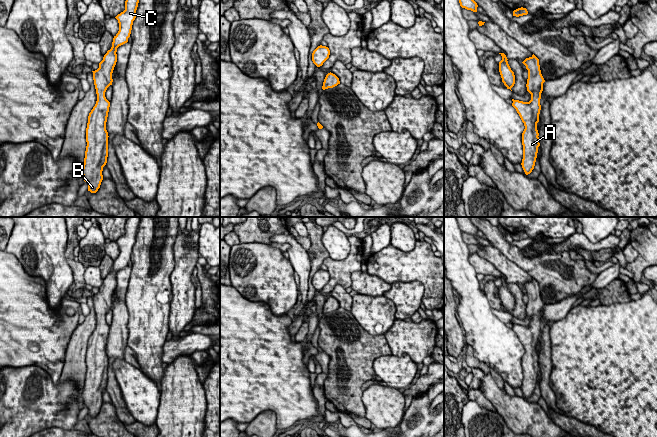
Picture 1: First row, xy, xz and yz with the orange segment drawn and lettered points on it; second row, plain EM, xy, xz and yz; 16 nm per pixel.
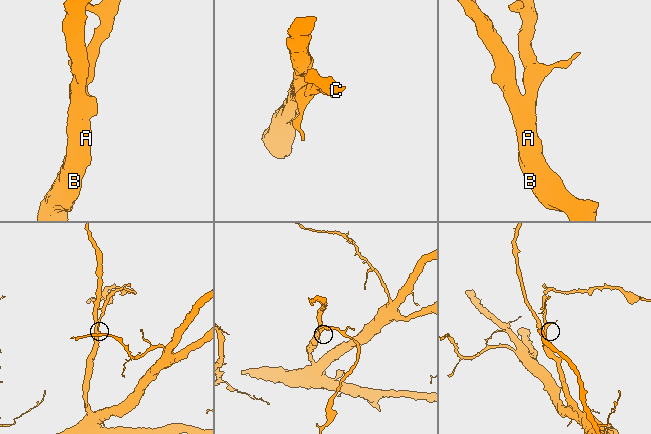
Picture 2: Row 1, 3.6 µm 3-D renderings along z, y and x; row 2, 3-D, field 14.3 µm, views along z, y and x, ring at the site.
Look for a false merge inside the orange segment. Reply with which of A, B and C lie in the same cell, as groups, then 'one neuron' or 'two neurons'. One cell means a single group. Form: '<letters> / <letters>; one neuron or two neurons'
A B C; one neuron

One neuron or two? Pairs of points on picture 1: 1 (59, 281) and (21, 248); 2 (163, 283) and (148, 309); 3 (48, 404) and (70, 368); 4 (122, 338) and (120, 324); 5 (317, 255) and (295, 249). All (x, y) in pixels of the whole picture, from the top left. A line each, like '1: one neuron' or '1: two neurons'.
1: one neuron
2: one neuron
3: two neurons
4: one neuron
5: two neurons

